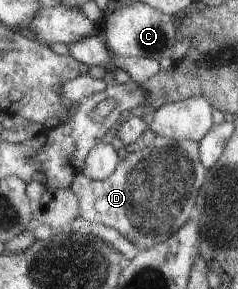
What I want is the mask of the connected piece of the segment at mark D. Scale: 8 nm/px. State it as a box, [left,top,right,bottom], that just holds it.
[67,135,206,252]

